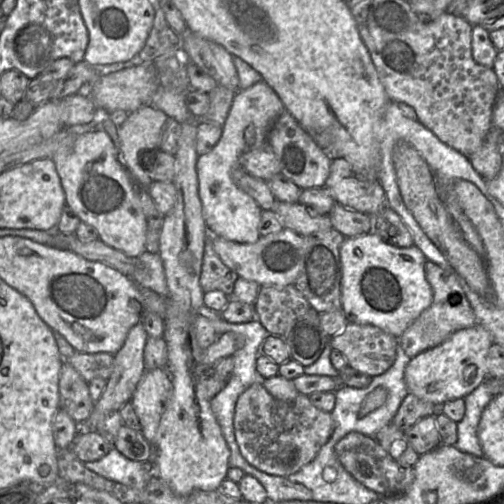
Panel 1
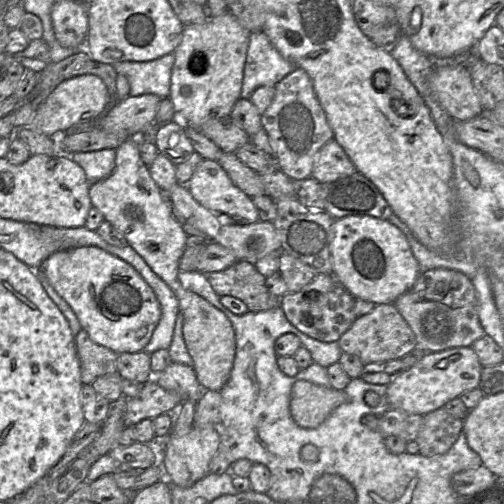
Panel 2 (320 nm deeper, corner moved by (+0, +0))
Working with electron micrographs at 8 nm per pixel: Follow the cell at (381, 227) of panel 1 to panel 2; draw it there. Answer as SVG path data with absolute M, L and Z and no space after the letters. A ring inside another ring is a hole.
M358 171L336 181L320 184L320 187L325 212L334 220L353 215L388 220L393 213L377 187Z

